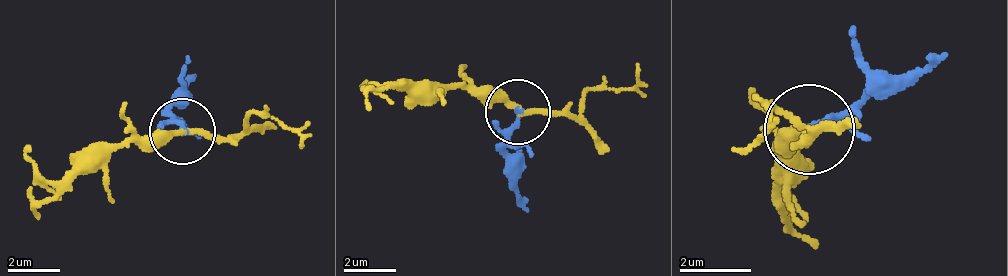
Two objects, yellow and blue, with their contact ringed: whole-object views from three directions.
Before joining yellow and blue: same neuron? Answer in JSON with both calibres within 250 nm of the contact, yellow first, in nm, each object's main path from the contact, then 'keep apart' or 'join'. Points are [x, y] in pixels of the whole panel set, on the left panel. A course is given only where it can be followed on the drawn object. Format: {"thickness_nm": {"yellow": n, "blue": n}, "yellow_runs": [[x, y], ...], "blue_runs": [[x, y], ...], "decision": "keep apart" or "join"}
{"thickness_nm": {"yellow": 240, "blue": 140}, "yellow_runs": [[181, 129], [127, 143], [94, 143], [55, 182], [29, 143]], "blue_runs": [[181, 129], [171, 103], [193, 76]], "decision": "join"}

